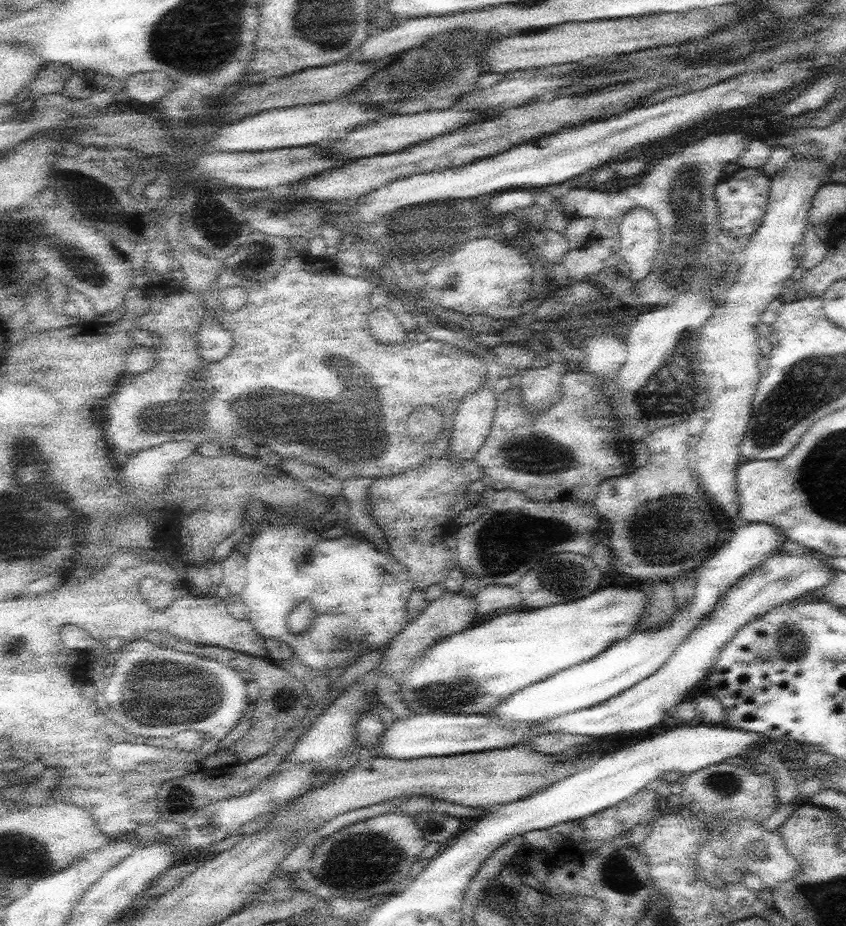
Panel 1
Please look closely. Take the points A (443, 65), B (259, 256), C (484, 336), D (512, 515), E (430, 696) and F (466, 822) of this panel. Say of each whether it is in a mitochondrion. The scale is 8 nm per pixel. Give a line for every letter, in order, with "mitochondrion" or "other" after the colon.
A: mitochondrion
B: mitochondrion
C: other
D: mitochondrion
E: mitochondrion
F: other

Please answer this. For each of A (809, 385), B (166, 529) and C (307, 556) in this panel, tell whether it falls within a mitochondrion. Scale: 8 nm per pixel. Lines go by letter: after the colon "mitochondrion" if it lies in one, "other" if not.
A: mitochondrion
B: other
C: mitochondrion

